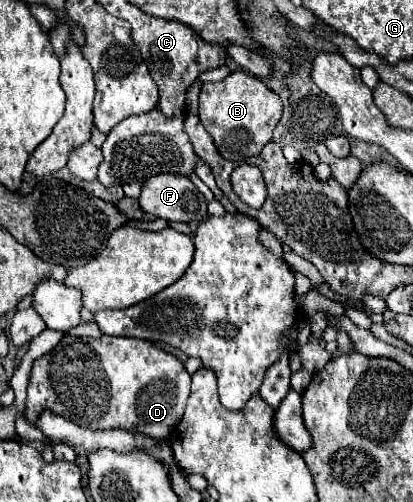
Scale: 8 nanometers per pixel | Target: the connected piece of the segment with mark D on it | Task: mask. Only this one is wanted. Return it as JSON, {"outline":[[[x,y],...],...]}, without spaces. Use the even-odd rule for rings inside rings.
{"outline":[[[65,334],[61,342],[37,358],[33,362],[31,380],[27,388],[27,408],[25,418],[35,424],[37,414],[41,410],[53,410],[53,414],[59,414],[63,418],[69,418],[79,424],[79,418],[83,424],[87,424],[93,430],[109,430],[109,428],[123,428],[129,432],[143,432],[153,438],[167,438],[177,424],[181,422],[181,416],[185,412],[185,404],[189,398],[189,384],[191,376],[187,374],[185,366],[169,352],[153,346],[147,340],[137,338],[117,338],[117,336],[101,336],[101,338],[75,338]],[[85,360],[97,362],[91,366],[91,374],[87,374]]]}

